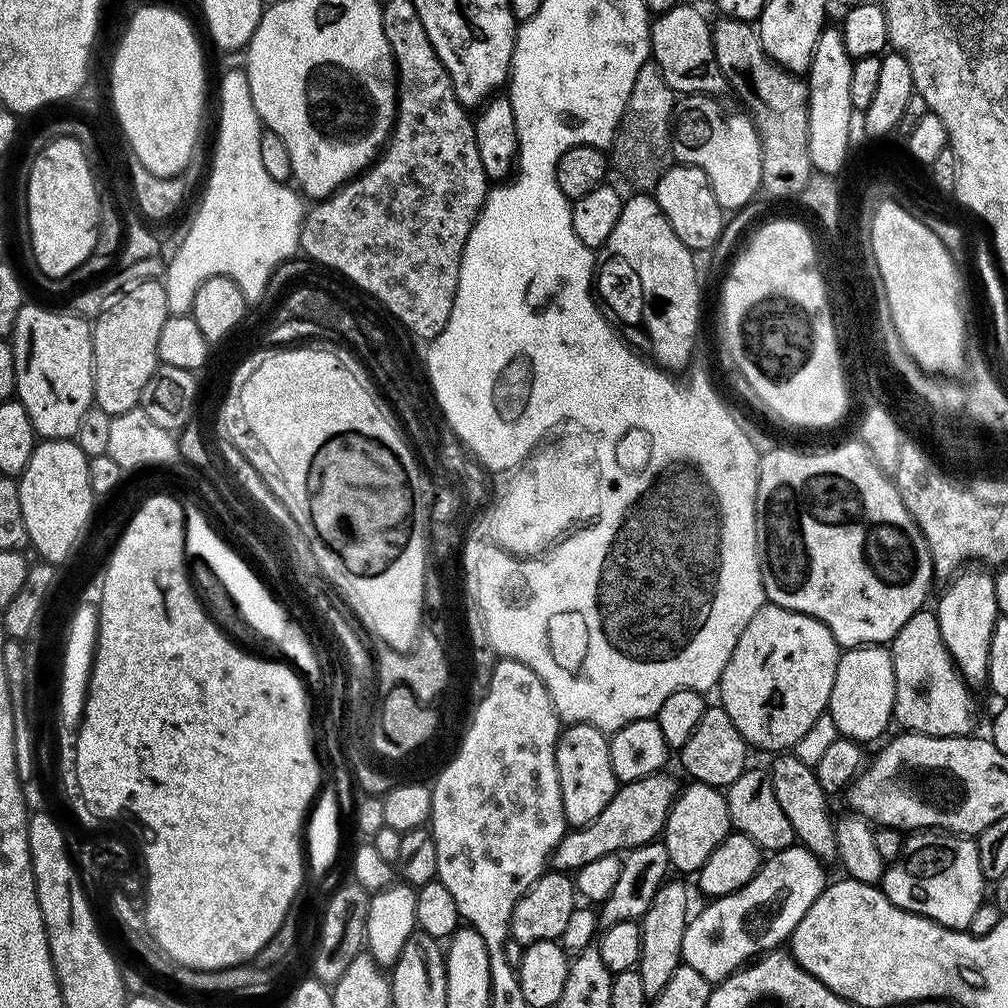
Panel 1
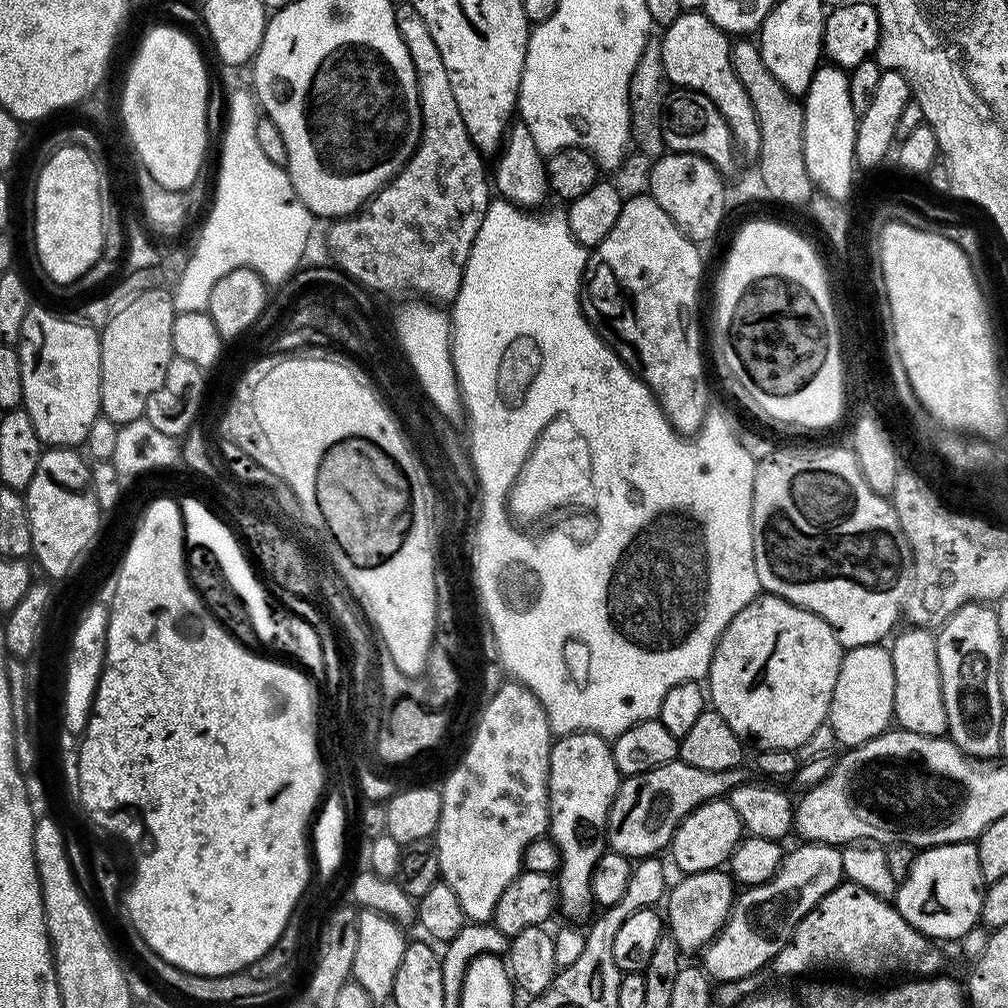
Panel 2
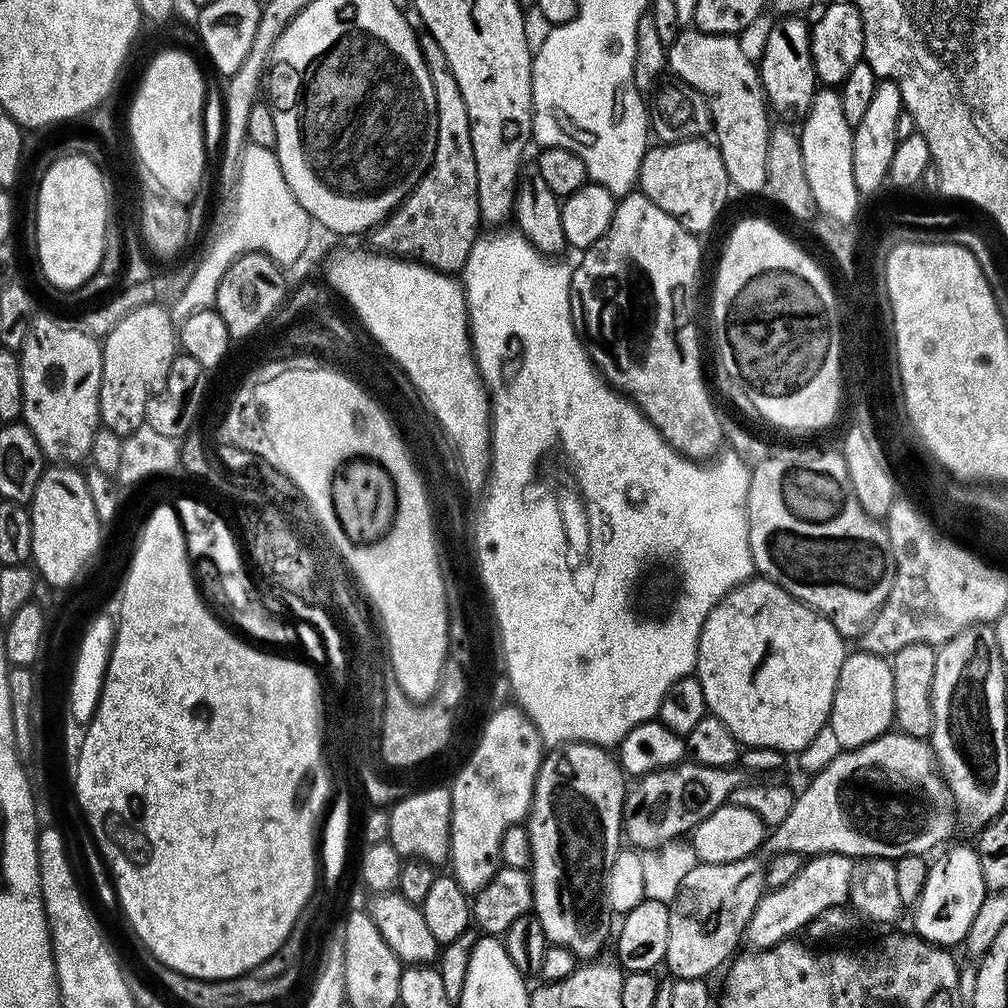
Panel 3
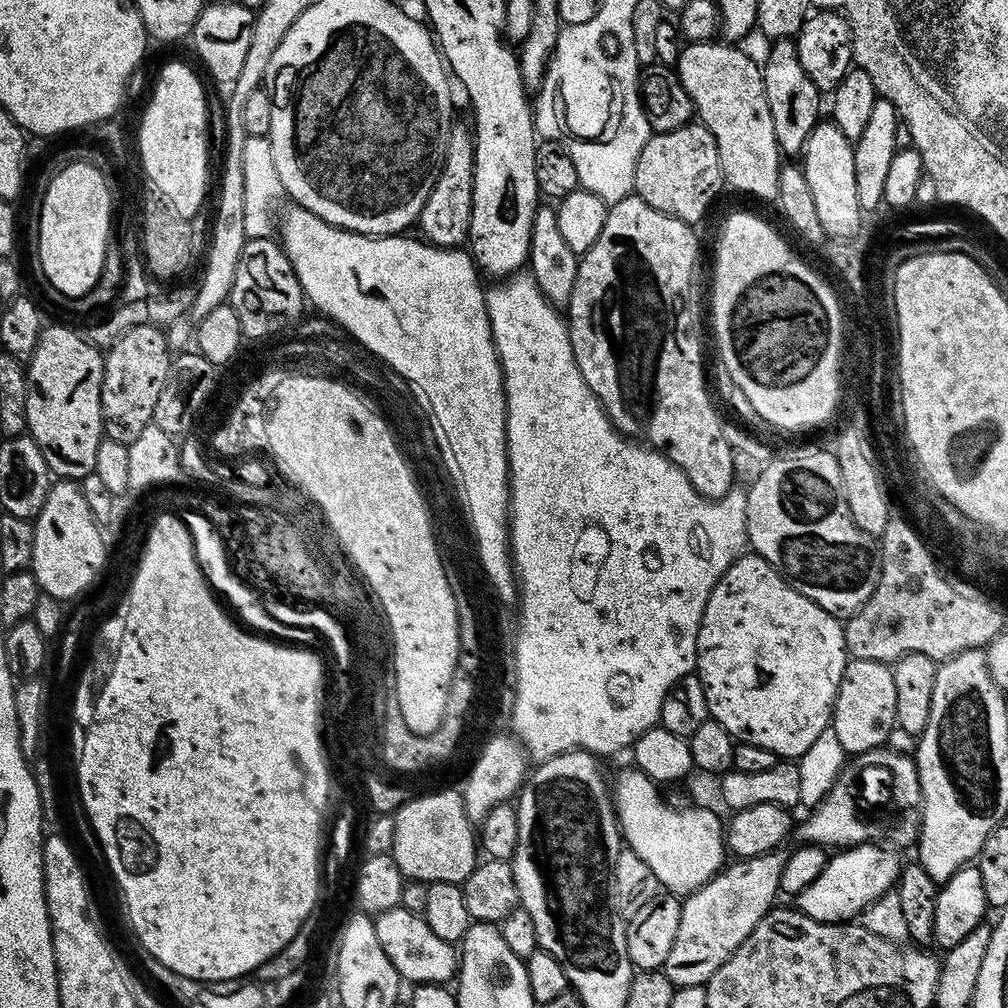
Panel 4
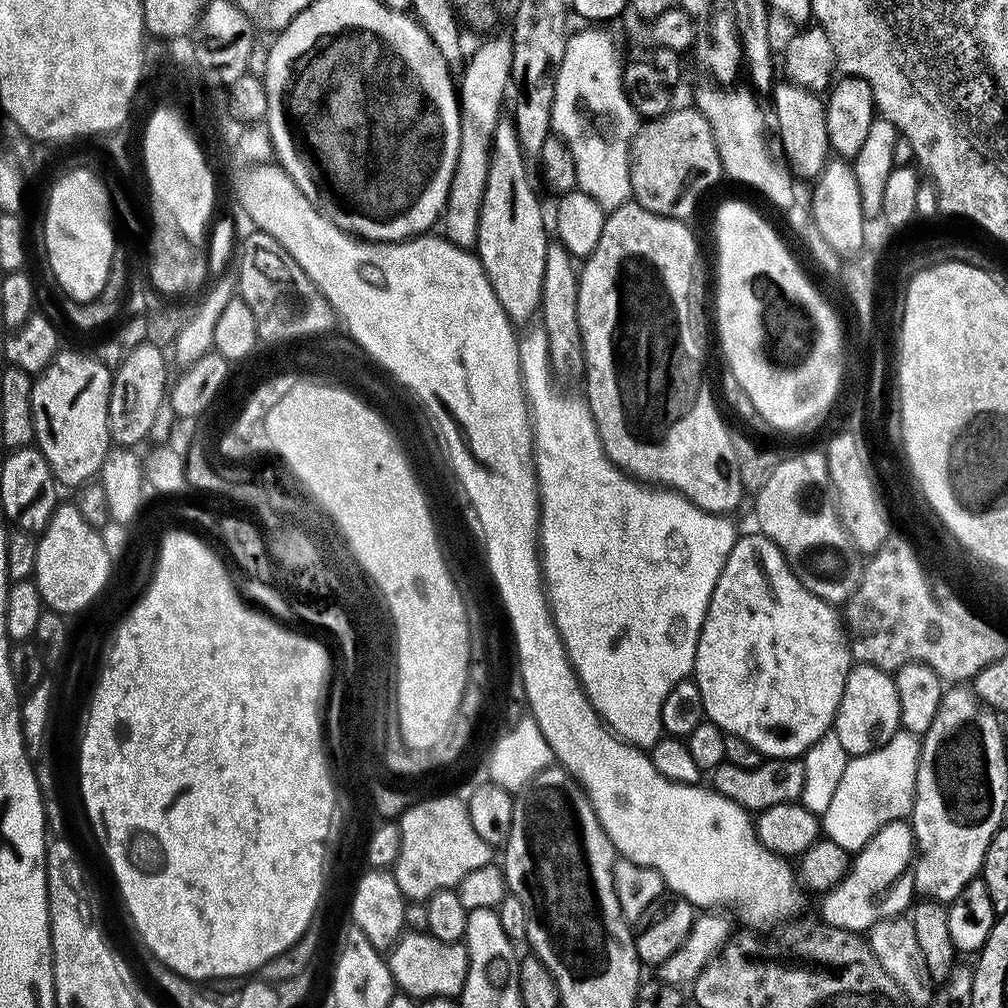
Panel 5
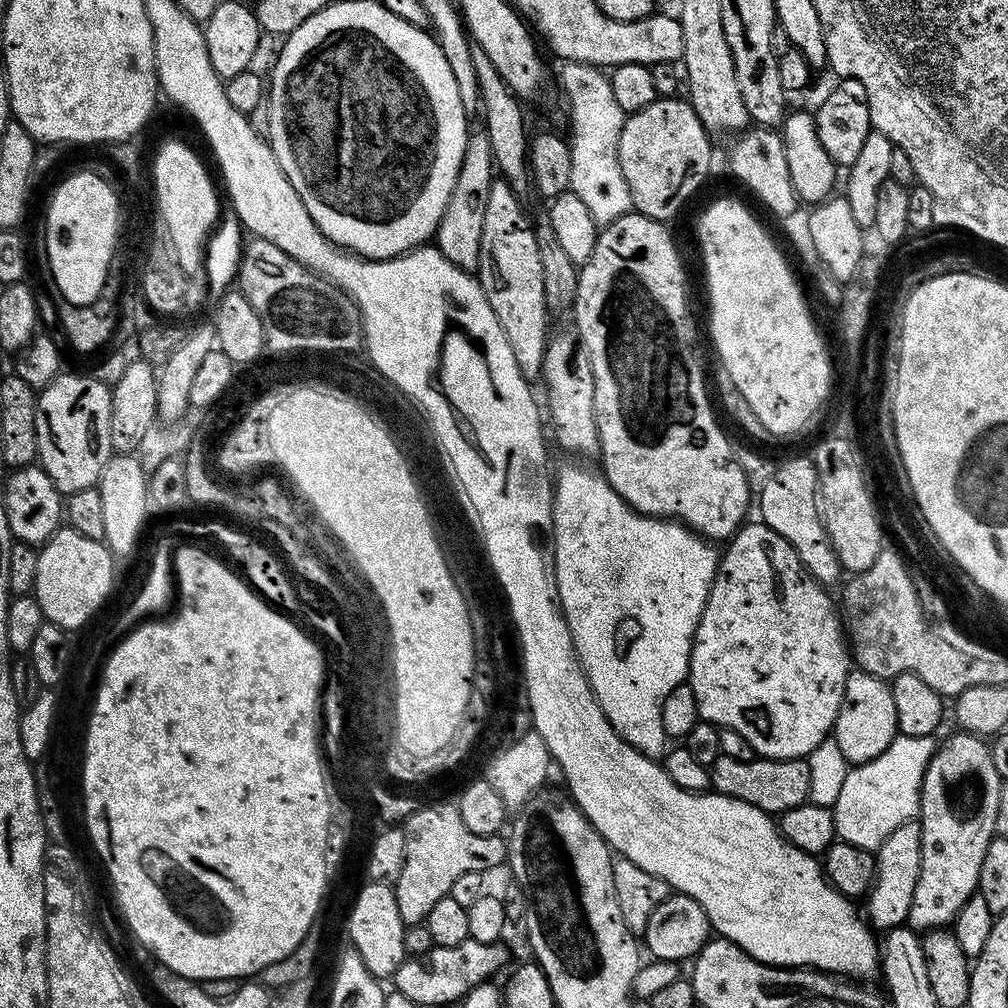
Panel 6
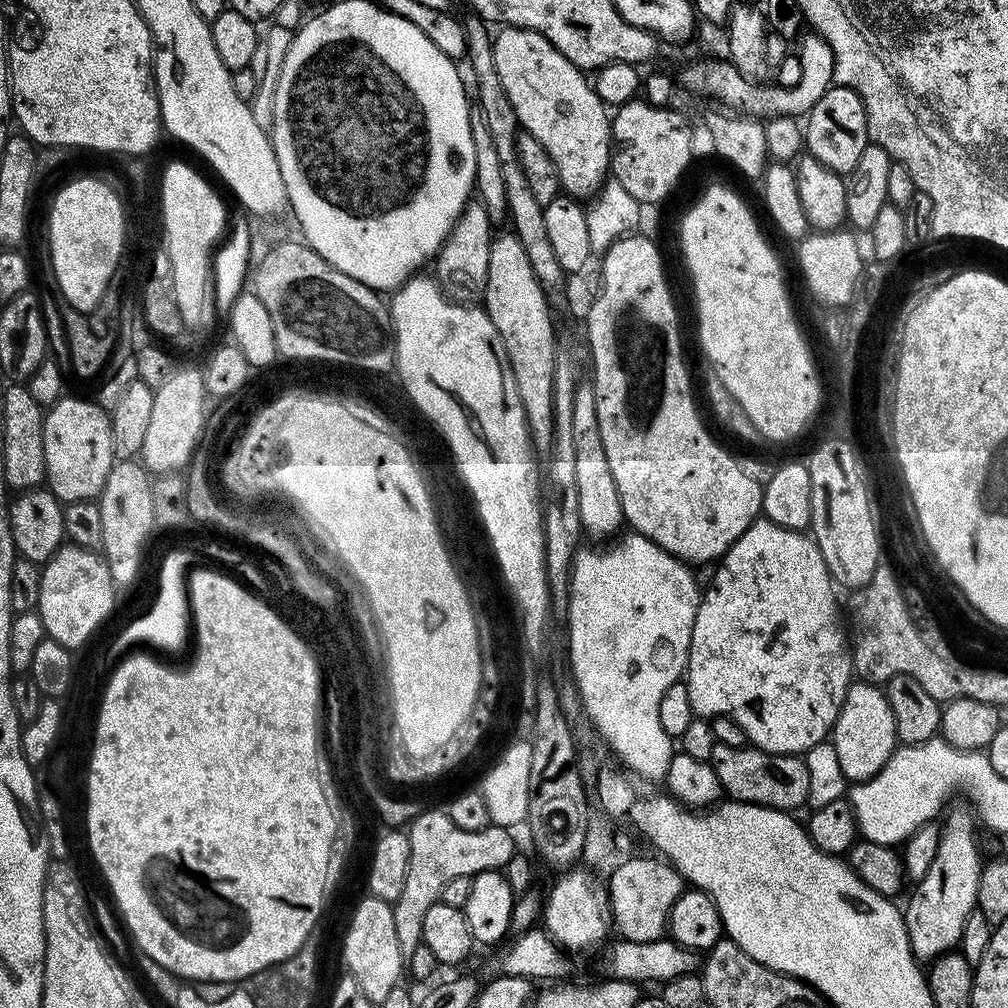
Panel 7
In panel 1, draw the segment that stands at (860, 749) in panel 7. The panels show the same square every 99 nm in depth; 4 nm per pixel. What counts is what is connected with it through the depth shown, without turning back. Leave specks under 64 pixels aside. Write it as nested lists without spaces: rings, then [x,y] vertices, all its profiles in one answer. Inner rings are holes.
[[[865,646],[841,651],[836,667],[828,712],[834,718],[841,737],[865,742],[876,740],[891,725],[896,711],[896,679],[892,653],[884,646]]]

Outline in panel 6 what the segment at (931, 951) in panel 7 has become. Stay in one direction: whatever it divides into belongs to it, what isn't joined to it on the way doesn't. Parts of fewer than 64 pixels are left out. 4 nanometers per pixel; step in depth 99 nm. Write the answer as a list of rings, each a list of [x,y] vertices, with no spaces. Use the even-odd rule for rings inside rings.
[[[956,730],[948,741],[937,747],[928,764],[928,769],[920,791],[920,837],[922,838],[922,858],[918,870],[918,882],[914,894],[906,902],[906,924],[917,934],[931,932],[932,929],[947,929],[955,920],[958,910],[966,906],[971,896],[978,892],[978,870],[982,870],[982,857],[992,837],[997,835],[996,819],[1000,809],[1000,775],[994,770],[992,749],[987,739],[973,736],[971,732]]]

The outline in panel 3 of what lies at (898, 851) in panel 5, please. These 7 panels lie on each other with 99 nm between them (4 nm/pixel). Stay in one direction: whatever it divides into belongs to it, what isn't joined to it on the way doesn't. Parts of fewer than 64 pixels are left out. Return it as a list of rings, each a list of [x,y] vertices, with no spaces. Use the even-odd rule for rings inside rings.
[[[825,852],[805,859],[802,870],[798,870],[798,874],[794,874],[794,878],[790,878],[790,882],[786,882],[786,886],[765,891],[748,923],[747,943],[752,943],[749,945],[756,950],[769,948],[777,944],[779,940],[795,937],[799,928],[800,931],[807,929],[808,923],[818,914],[822,914],[831,908],[841,907],[850,896],[850,885],[854,879],[852,864],[853,861],[849,857],[840,856],[837,852]]]

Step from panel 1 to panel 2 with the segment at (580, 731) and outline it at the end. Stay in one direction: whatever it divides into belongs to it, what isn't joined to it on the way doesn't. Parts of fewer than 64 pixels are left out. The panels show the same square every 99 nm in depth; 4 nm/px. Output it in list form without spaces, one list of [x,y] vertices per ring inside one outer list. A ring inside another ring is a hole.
[[[570,732],[553,743],[548,771],[547,835],[560,851],[558,904],[576,922],[587,921],[593,915],[592,875],[606,851],[608,815],[621,779],[611,743],[605,737],[593,732]]]

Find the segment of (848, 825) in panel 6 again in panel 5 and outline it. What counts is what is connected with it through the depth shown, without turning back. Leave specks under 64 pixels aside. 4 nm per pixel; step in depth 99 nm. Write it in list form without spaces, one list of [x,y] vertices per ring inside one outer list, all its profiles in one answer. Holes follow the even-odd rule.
[[[903,730],[896,732],[886,746],[870,754],[854,756],[846,762],[846,771],[838,781],[838,791],[830,801],[822,817],[822,832],[825,837],[849,854],[861,852],[886,826],[895,820],[911,817],[916,797],[916,775],[920,761],[920,740]]]

